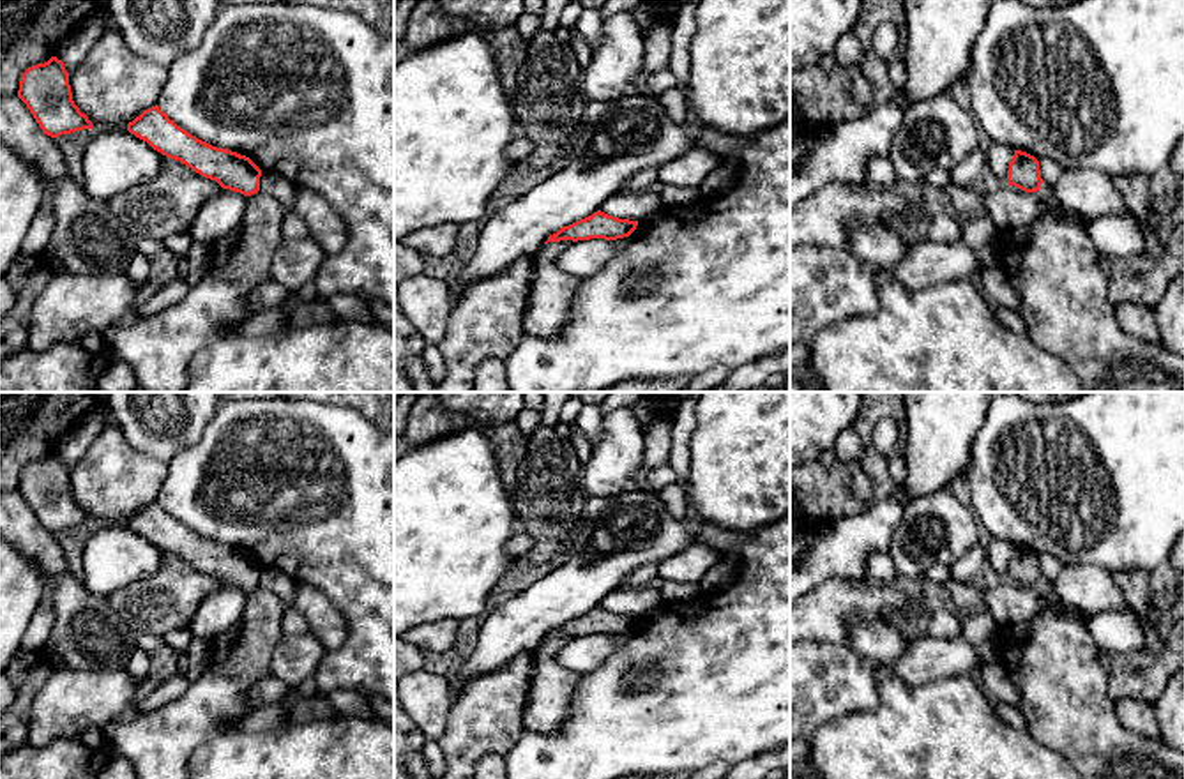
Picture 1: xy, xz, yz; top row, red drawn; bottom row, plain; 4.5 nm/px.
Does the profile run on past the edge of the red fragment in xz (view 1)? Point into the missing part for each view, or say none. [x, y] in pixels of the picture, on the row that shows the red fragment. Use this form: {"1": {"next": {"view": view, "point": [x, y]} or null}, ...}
{"1": {"next": null}}

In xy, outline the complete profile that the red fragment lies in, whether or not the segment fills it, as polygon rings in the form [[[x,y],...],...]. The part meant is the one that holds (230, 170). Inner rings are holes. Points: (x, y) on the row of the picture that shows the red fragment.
[[[157,104],[129,122],[127,131],[163,155],[216,180],[223,189],[244,196],[260,191],[262,170],[249,157],[198,140],[170,120]]]

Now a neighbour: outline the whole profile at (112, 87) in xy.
[[[110,26],[92,46],[81,65],[69,74],[74,104],[88,117],[94,129],[122,129],[145,110],[157,104],[168,79],[168,69],[136,57],[115,26]]]

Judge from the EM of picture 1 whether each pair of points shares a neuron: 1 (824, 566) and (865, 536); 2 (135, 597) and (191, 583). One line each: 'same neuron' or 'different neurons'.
1: same neuron
2: same neuron

